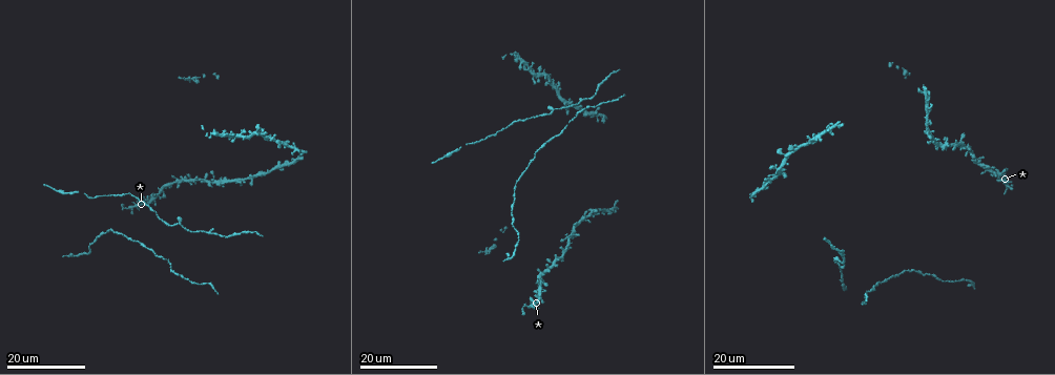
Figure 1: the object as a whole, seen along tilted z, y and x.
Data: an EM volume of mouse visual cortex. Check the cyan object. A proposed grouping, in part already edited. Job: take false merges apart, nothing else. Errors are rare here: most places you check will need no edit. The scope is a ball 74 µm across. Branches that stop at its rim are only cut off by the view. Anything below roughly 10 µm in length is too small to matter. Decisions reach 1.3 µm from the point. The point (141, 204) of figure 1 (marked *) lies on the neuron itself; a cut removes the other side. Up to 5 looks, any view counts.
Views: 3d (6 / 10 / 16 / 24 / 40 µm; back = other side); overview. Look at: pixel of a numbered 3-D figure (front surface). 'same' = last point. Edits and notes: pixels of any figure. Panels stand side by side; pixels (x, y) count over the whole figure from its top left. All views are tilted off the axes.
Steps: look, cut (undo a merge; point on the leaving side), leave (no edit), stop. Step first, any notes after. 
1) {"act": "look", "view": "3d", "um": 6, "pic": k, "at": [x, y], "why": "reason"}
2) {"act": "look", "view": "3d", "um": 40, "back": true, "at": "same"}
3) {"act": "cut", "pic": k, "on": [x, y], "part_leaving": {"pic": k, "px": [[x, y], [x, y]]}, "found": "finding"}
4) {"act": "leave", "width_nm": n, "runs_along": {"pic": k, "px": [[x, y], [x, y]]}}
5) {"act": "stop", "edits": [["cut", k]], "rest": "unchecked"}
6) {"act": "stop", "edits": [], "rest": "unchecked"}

{"act": "look", "view": "3d", "um": 16, "pic": 1, "at": [513, 201], "why": "narrows sharply"}

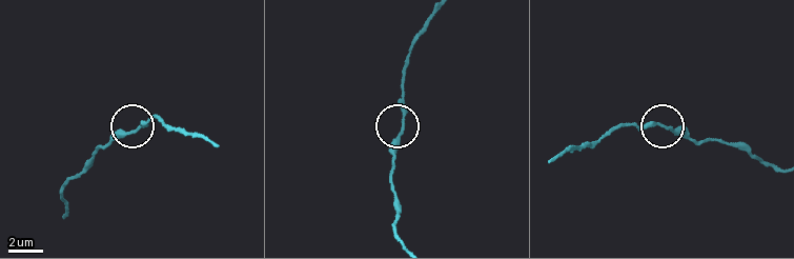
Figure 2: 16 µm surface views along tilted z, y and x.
{"act": "look", "view": "3d", "um": 6, "pic": 2, "at": [401, 128]}

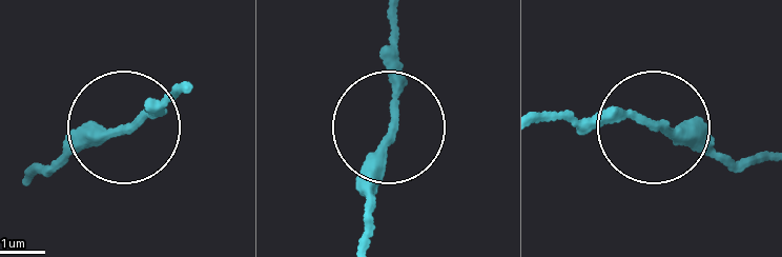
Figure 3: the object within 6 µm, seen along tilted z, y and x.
{"act": "leave", "runs_along": {"pic": 3, "px": [[367, 239], [370, 166], [390, 124], [391, 14]]}, "found": "one neuron here"}

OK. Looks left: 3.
{"act": "look", "view": "3d", "um": 16, "pic": 1, "at": [930, 276], "why": "sudden change in width"}

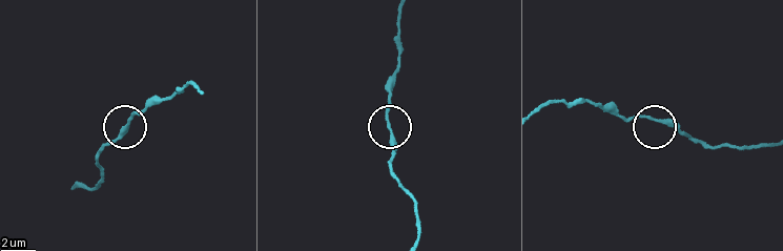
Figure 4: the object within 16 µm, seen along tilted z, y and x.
{"act": "look", "view": "3d", "um": 10, "pic": 4, "at": [392, 139]}

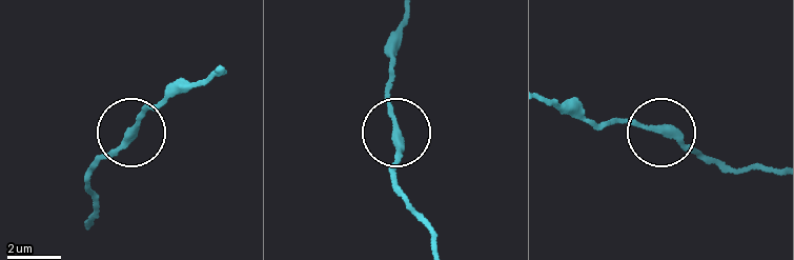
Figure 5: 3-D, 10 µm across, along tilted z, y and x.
{"act": "leave", "found": "one neuron here"}

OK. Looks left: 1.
{"act": "stop", "edits": [], "rest": "unchecked"}

